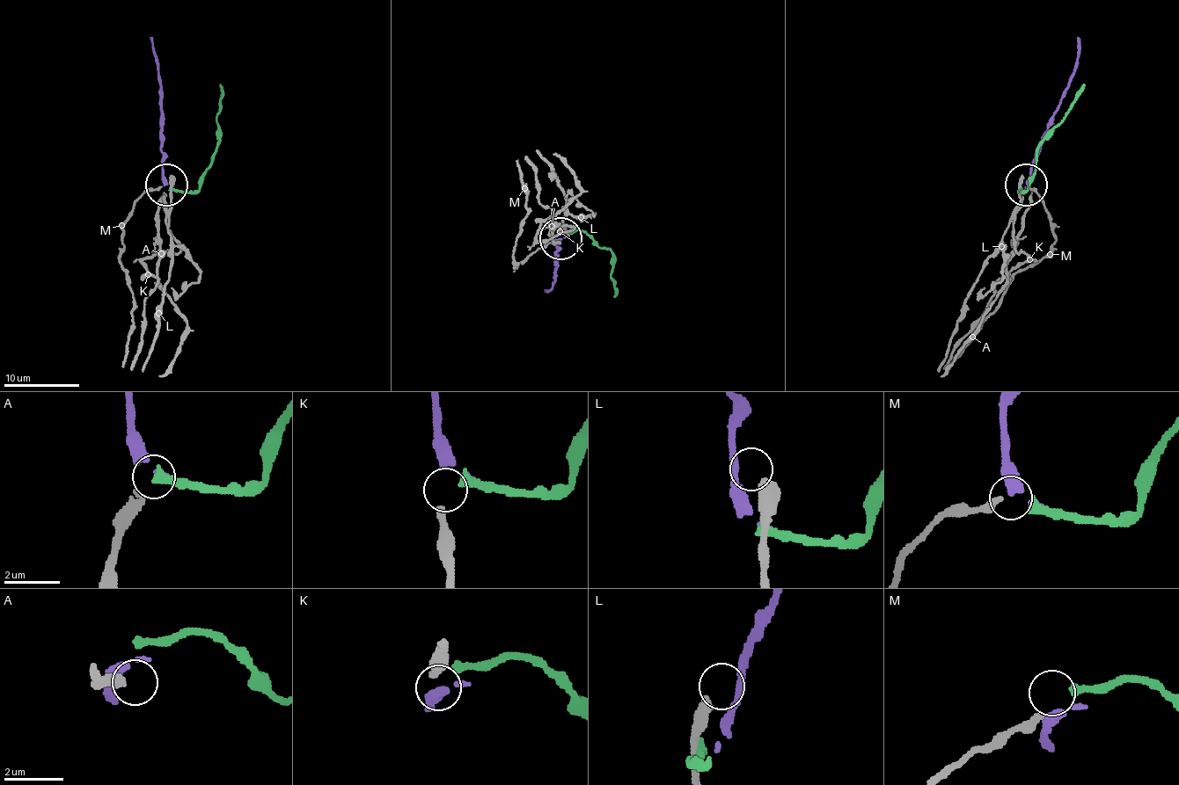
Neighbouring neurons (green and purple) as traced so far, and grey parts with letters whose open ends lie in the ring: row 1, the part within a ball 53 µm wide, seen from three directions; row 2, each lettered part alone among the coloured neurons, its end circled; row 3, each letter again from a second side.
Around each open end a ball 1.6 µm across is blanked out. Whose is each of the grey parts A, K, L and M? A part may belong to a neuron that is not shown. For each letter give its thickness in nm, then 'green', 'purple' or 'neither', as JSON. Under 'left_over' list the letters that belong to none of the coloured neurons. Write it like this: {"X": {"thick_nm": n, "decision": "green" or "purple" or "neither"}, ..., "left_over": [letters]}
{"A": {"thick_nm": 320, "decision": "neither"}, "K": {"thick_nm": 280, "decision": "purple"}, "L": {"thick_nm": 440, "decision": "neither"}, "M": {"thick_nm": 260, "decision": "green"}, "left_over": ["A", "L"]}

